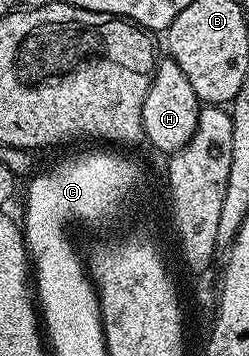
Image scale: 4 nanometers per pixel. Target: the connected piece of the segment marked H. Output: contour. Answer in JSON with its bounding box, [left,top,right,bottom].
[141,58,201,154]

